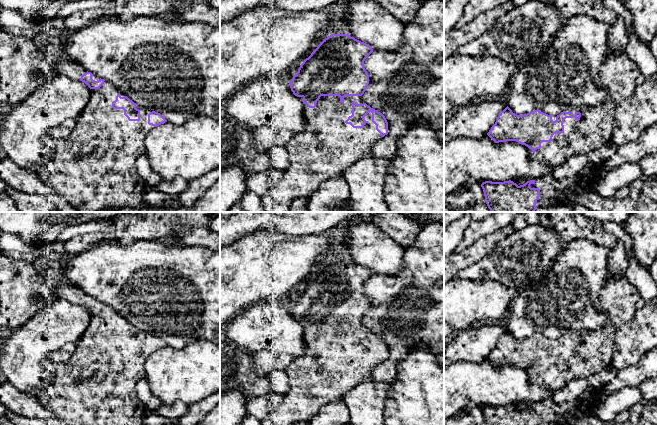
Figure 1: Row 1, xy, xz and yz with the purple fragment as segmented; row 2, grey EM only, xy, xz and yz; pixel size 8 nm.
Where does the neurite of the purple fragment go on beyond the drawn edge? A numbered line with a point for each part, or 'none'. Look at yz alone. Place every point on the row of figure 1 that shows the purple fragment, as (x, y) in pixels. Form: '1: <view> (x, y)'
1: yz (618, 74)

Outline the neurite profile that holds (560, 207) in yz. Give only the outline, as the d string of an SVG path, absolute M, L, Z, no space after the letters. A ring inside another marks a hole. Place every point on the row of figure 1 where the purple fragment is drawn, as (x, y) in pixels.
M566 204L538 207L534 212L573 212L573 206Z

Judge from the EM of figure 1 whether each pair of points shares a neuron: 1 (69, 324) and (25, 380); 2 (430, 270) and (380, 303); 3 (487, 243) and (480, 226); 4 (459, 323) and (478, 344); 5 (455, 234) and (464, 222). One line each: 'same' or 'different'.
1: same
2: same
3: different
4: different
5: same

